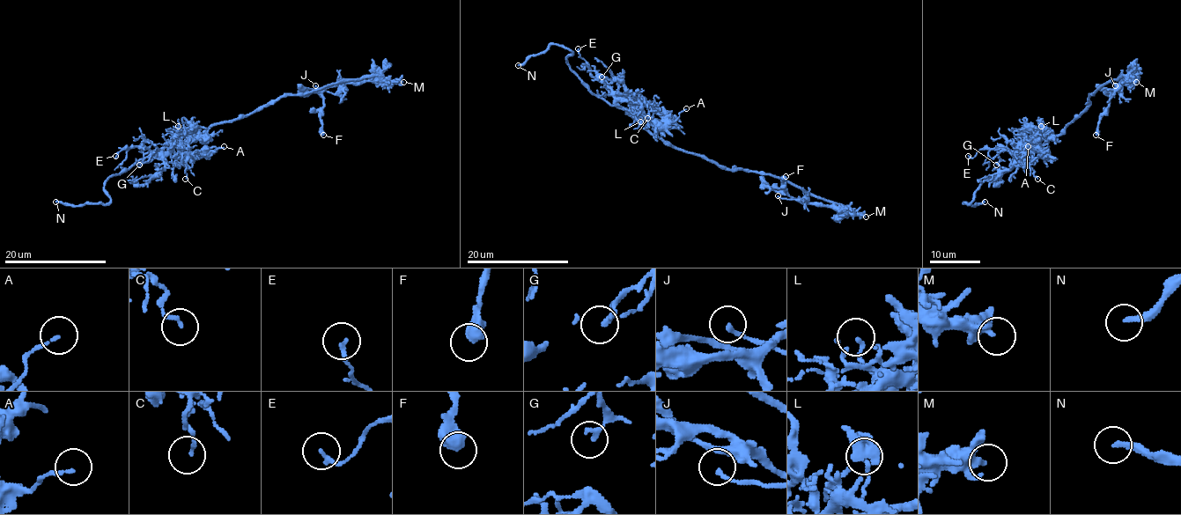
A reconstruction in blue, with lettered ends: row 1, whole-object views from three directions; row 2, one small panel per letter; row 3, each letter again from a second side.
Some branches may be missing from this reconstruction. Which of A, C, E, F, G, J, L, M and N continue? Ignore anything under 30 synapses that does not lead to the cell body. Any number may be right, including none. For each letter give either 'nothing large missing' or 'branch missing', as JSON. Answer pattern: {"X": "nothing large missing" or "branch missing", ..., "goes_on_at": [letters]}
{"A": "nothing large missing", "C": "nothing large missing", "E": "nothing large missing", "F": "nothing large missing", "G": "nothing large missing", "J": "nothing large missing", "L": "nothing large missing", "M": "nothing large missing", "N": "branch missing", "goes_on_at": ["N"]}

